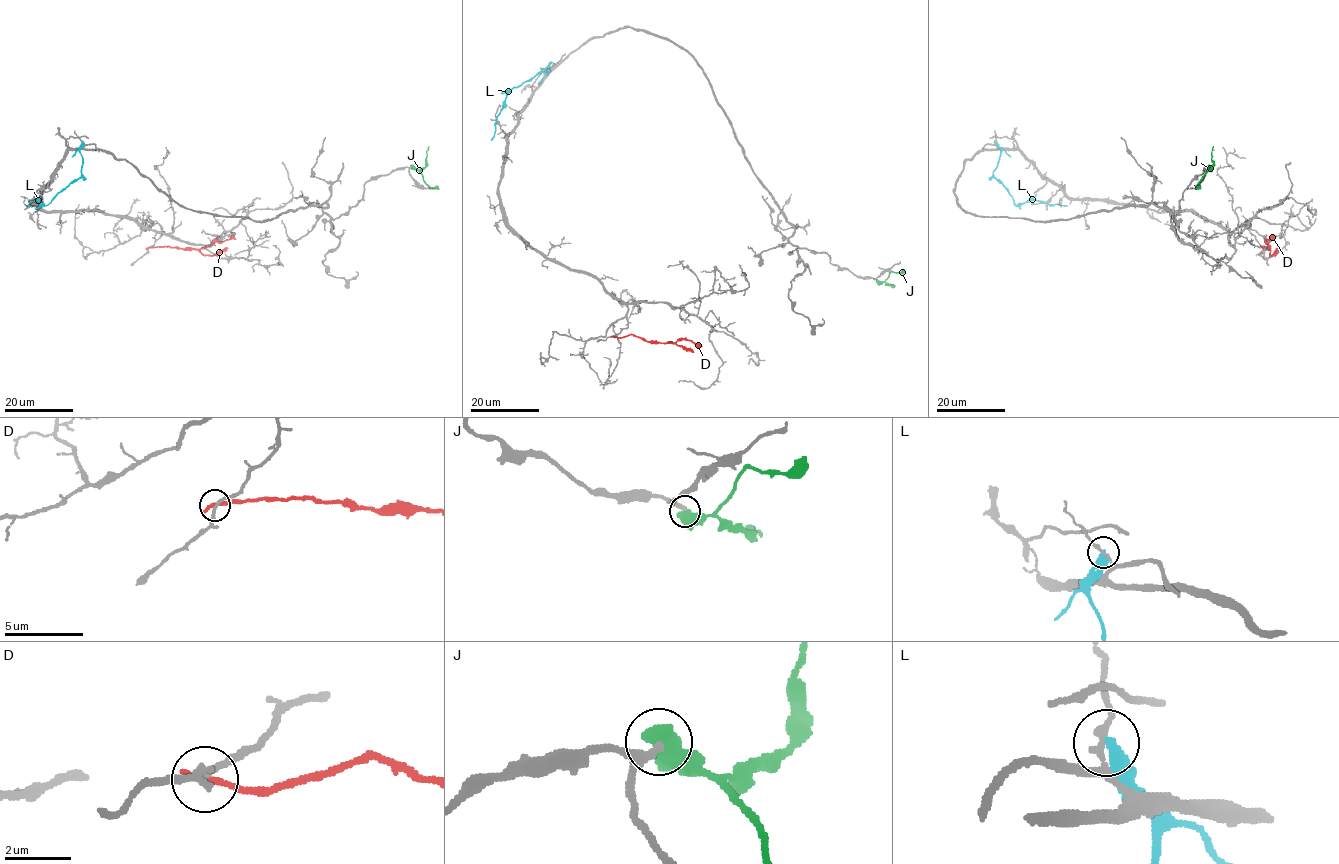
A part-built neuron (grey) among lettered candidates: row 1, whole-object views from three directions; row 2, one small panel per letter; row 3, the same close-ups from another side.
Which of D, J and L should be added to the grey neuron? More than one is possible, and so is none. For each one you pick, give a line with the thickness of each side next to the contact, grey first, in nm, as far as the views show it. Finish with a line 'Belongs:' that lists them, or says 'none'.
Belongs: none

